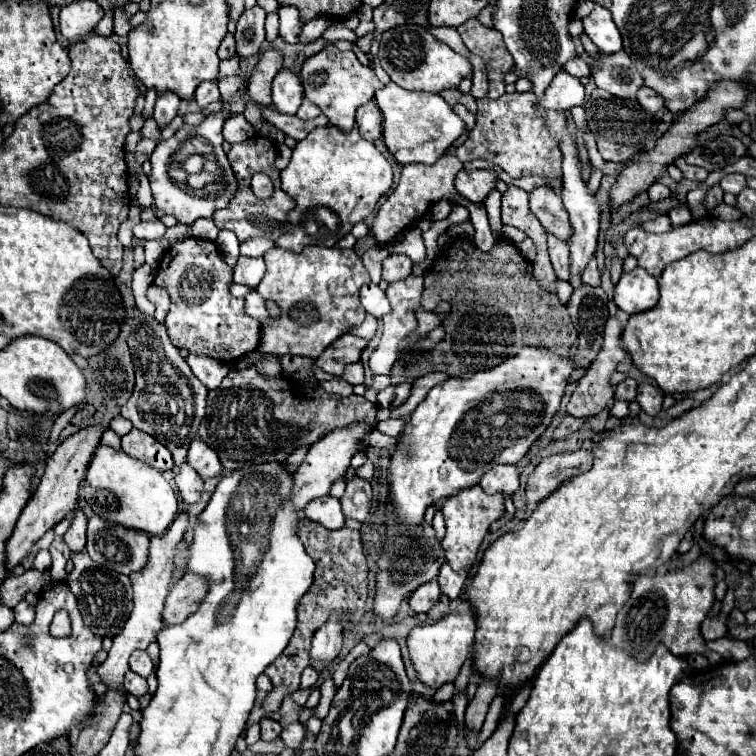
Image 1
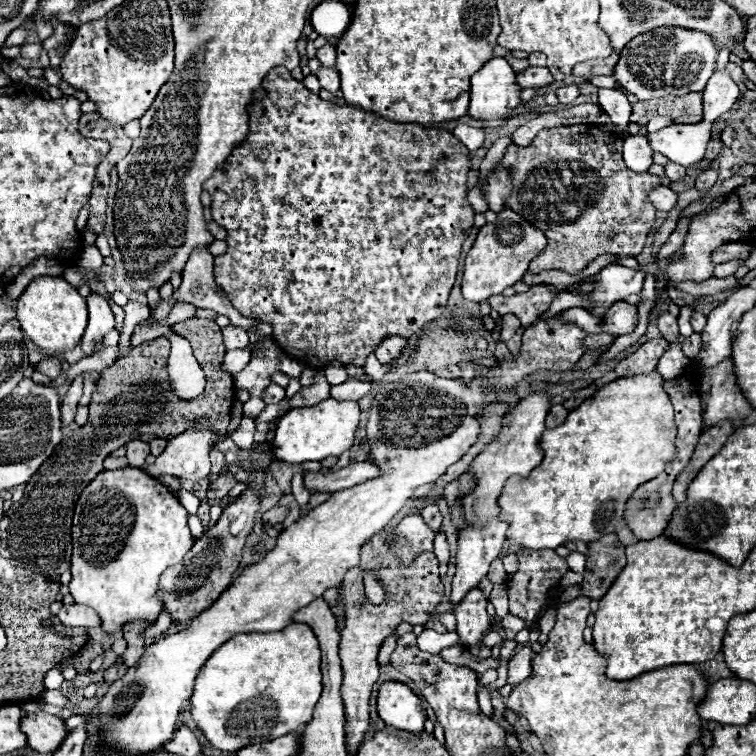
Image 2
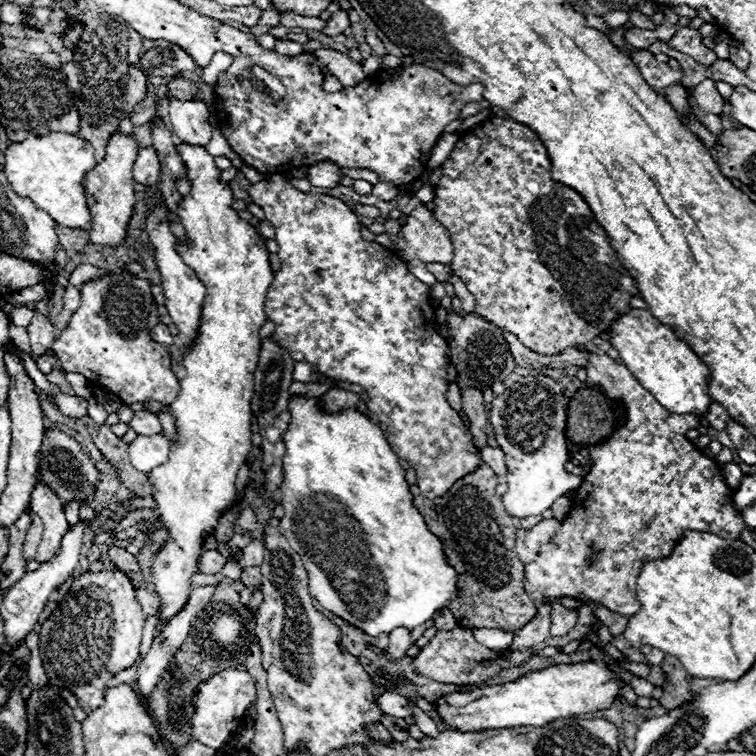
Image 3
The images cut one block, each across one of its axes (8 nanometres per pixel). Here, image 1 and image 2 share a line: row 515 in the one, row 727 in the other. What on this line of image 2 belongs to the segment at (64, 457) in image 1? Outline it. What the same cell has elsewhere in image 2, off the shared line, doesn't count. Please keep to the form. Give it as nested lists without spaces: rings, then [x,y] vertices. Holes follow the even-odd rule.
[[[46,712],[26,714],[20,722],[20,728],[28,736],[28,748],[40,754],[54,754],[70,732],[62,718]]]

